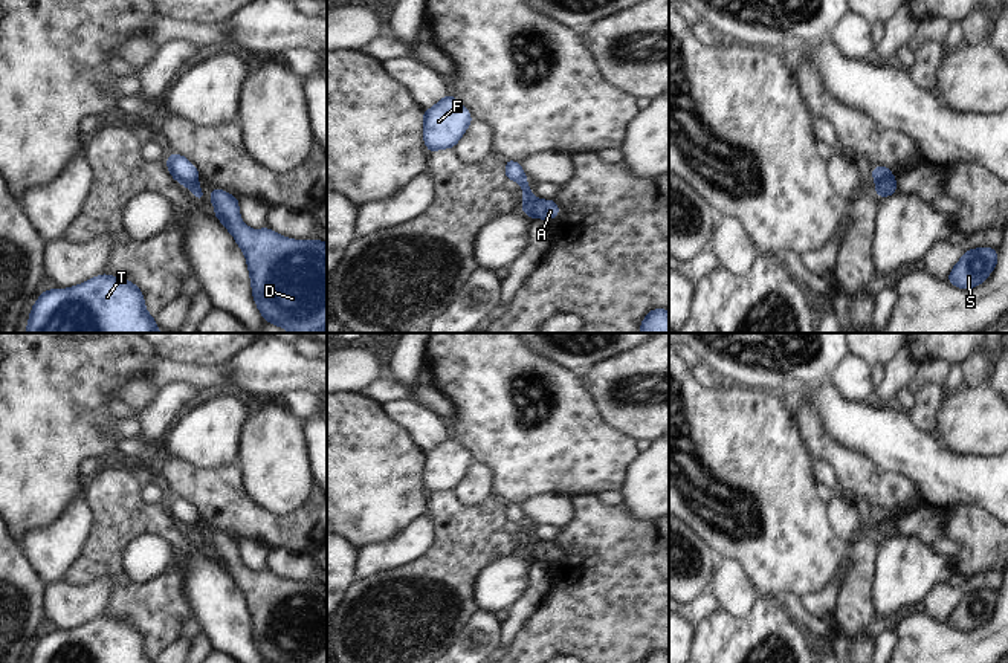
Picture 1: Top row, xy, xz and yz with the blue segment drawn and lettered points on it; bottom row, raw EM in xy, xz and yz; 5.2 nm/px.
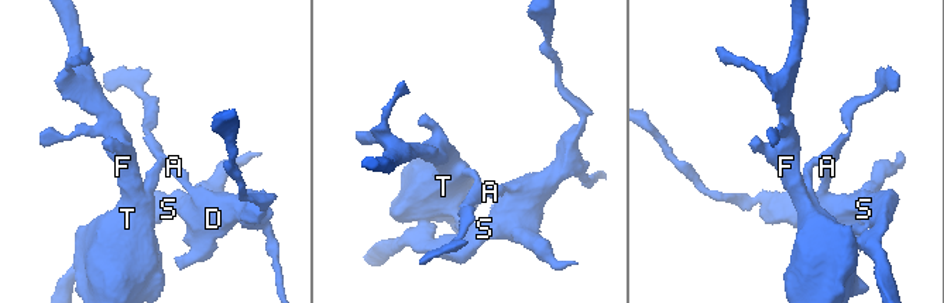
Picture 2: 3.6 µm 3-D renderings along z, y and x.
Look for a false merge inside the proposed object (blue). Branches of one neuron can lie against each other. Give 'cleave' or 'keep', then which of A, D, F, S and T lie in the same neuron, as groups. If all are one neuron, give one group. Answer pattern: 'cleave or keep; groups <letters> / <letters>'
cleave; groups A D S / F T

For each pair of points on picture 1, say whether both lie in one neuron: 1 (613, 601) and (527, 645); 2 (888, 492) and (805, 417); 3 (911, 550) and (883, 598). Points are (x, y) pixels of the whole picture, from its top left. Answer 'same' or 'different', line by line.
1: same
2: same
3: same

